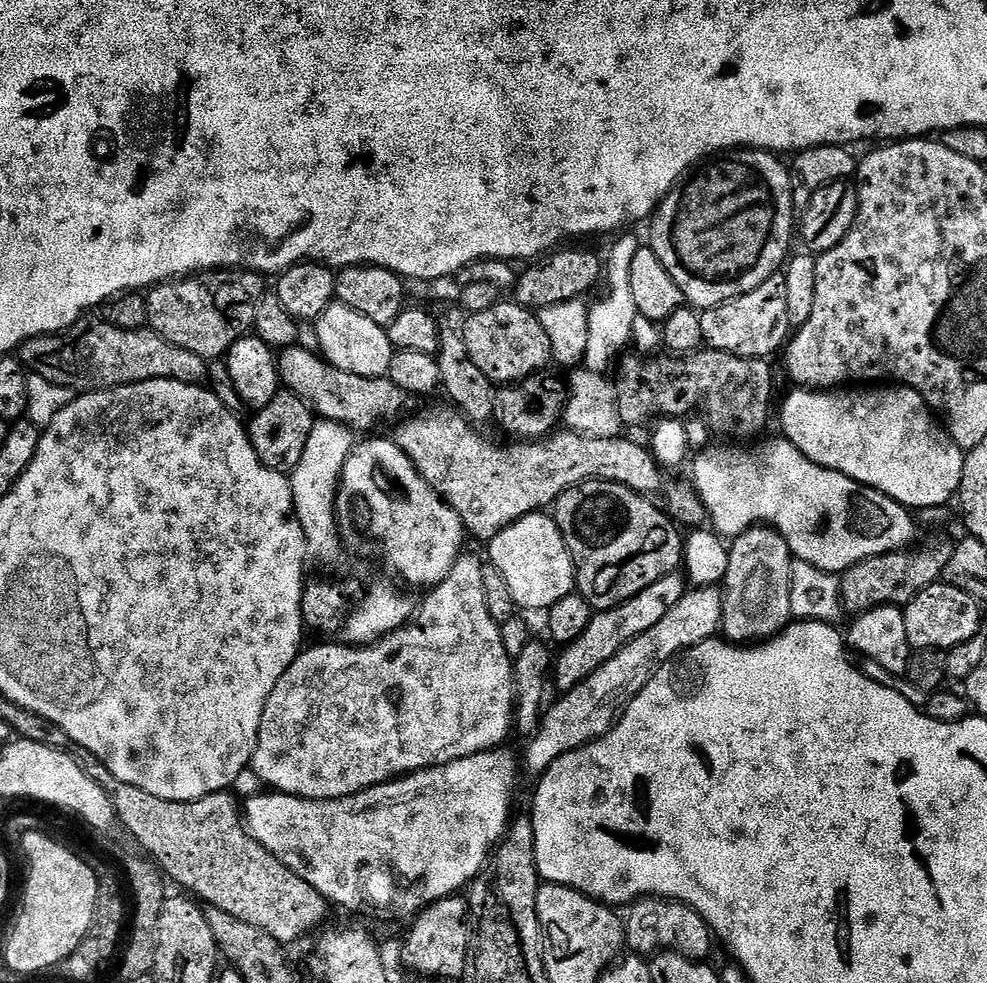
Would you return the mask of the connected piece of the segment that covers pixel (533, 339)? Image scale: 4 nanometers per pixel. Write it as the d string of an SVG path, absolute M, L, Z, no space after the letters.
M501 302L490 306L490 310L471 313L467 319L462 329L466 350L470 350L474 366L478 366L478 370L482 370L482 374L486 374L493 385L507 386L523 377L543 372L553 363L550 339L542 328L539 315L533 309L523 308L515 302Z

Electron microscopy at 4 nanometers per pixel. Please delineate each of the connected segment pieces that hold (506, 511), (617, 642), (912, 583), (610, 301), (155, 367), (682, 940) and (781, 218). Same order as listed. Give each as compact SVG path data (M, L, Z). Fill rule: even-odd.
M447 407L432 408L429 412L418 413L417 416L405 415L395 425L397 428L394 439L396 445L406 454L406 458L410 458L410 462L414 462L418 474L422 474L426 483L448 505L454 513L455 519L457 516L464 523L465 530L470 535L484 540L483 542L491 542L502 529L509 528L511 524L518 522L523 516L547 509L547 504L548 507L555 505L557 498L567 488L573 488L575 484L583 484L586 480L614 482L639 492L642 496L655 498L663 505L677 525L700 526L705 523L704 503L700 500L693 485L687 479L685 479L686 481L671 480L668 477L671 475L661 467L659 461L645 445L643 448L642 445L635 444L632 440L624 440L625 438L620 436L594 438L571 430L557 430L539 440L495 444L494 441L487 440L480 433L483 431L469 420L459 408Z
M675 571L668 576L658 578L654 586L646 586L642 594L634 594L634 598L622 602L617 608L597 611L586 626L585 632L571 644L563 645L555 657L554 680L556 676L556 684L560 690L578 686L587 676L594 674L598 666L614 658L614 654L618 654L622 646L638 638L638 634L646 634L646 630L650 630L650 626L655 626L662 619L662 614L666 614L666 610L670 610L670 606L674 606L674 602L678 602L678 598L684 596L685 591L685 577L679 571Z
M928 540L917 552L901 550L868 557L846 569L839 577L840 602L845 613L859 614L887 604L903 606L909 604L926 586L937 583L944 575L946 562L950 562L954 551L953 541Z
M621 235L612 248L608 260L606 256L606 284L608 280L608 293L588 309L589 338L586 341L586 350L583 367L592 372L607 373L608 367L621 355L620 348L628 346L632 338L632 327L638 315L634 306L634 294L630 294L630 262L634 262L634 254L642 247L641 241L632 236Z
M103 318L97 319L97 324L88 324L85 328L80 327L73 326L59 334L35 336L32 340L25 340L18 349L20 363L29 373L73 390L116 388L120 384L133 384L147 380L177 380L183 384L199 385L205 383L209 361L198 354L190 354L190 350L182 350L182 346L167 344L157 332L147 327L130 331L108 324Z
M645 896L635 901L635 903L627 909L627 912L628 916L625 915L623 917L624 938L627 947L631 949L635 955L641 958L648 958L663 950L666 952L676 952L678 955L685 956L686 959L692 961L704 962L709 959L707 956L712 952L714 937L712 929L708 927L707 922L702 918L702 914L698 914L698 910L694 910L690 906L686 906L677 900L665 900L659 896Z
M741 148L731 154L709 159L707 162L701 163L687 178L681 179L680 183L674 185L664 195L664 201L652 213L650 217L650 225L652 224L650 247L654 250L654 254L658 254L658 258L662 258L662 266L666 266L666 270L670 270L670 278L674 278L674 282L678 282L685 301L693 309L717 308L719 304L730 302L742 294L750 294L750 290L758 290L758 286L762 286L762 282L766 282L766 278L770 278L785 267L790 256L788 247L791 246L792 240L794 244L794 205L792 203L792 173L789 165L785 161L783 164L780 160L783 159L779 155L764 152L761 148Z

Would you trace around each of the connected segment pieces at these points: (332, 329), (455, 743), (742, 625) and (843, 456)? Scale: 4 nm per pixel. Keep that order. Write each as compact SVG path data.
M339 302L332 303L314 323L318 330L320 352L328 363L338 370L362 374L366 378L387 377L394 349L385 325L370 322L366 314L358 314L358 310Z
M460 556L451 561L446 578L442 578L442 582L436 585L427 593L428 597L425 598L421 604L415 609L414 615L409 619L408 623L396 628L393 632L388 632L385 636L374 641L372 644L361 644L353 646L345 642L337 642L338 644L316 644L313 648L305 647L299 656L294 658L294 662L286 670L286 674L282 674L282 678L278 678L278 682L274 686L274 690L270 690L270 698L266 698L266 706L262 710L262 726L258 734L258 742L256 749L252 755L252 762L250 768L256 772L260 779L261 785L267 786L274 792L285 792L291 796L301 796L303 800L341 800L347 796L353 796L359 792L364 792L368 788L373 788L375 784L386 784L389 780L397 779L401 776L409 775L413 772L420 772L423 768L437 768L440 764L449 764L458 758L466 758L473 756L479 752L490 752L493 748L499 748L505 743L504 739L507 738L508 732L513 729L512 722L512 709L516 698L516 685L512 682L512 666L514 663L513 657L506 654L506 650L502 646L502 634L500 633L500 625L490 614L490 610L486 606L486 594L482 586L482 574L484 573L486 564L483 559L479 560L476 556Z
M771 526L748 528L731 541L728 552L729 569L722 581L723 639L745 646L770 640L794 620L790 602L793 554Z
M852 386L847 390L792 391L796 392L780 408L783 435L818 466L848 475L909 510L947 505L959 493L965 449L951 440L914 389Z

